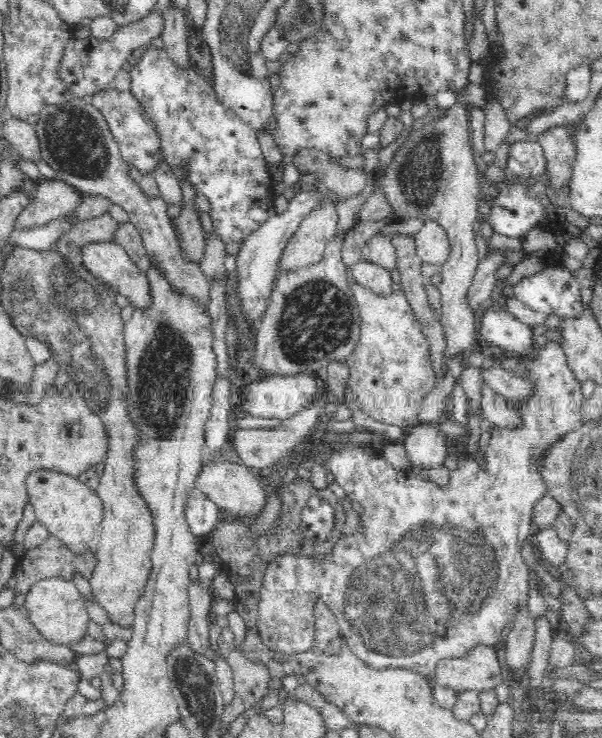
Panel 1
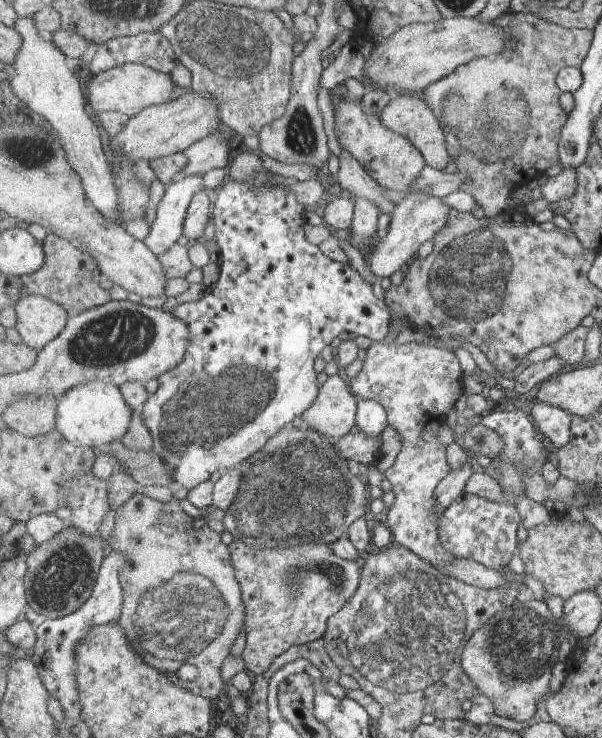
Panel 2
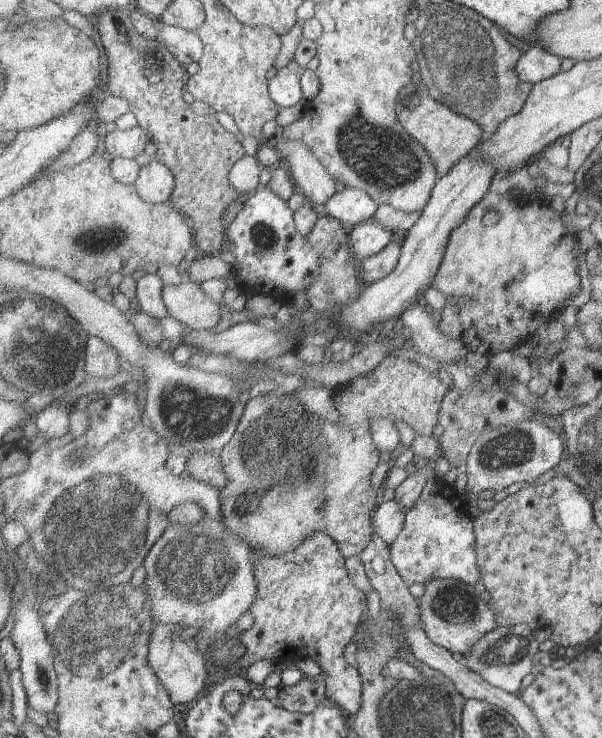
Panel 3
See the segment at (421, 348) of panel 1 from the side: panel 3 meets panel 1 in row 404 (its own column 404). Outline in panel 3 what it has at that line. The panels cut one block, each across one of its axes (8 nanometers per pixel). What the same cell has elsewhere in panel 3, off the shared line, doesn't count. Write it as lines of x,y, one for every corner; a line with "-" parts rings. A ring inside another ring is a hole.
404,354
397,358
387,357
387,360
384,360
383,364
380,364
376,369
377,372
373,372
375,373
375,376
371,382
364,378
370,377
372,374
369,374
369,376
363,375
348,387
345,387
344,390
336,393
335,399
337,400
340,411
343,416
345,416
343,422
333,422
332,420
324,419
322,416
315,415
309,410
306,404
303,404
299,395
295,393
286,397
285,395
275,396
271,392
263,392
257,396
257,398
248,399
246,410
238,424
238,430
235,431
234,437
230,442
220,451
226,475
230,480
230,483
227,484
226,488
221,492
223,508
222,521
231,532
235,535
239,535
240,539
243,539
247,544
250,544
255,553
280,557
285,553
295,552
295,549
299,548
306,540
309,540
319,532
324,532
333,538
344,556
349,558
355,555
359,556
361,550
367,548
367,545
375,538
376,532
373,520
377,509
375,508
375,506
377,506
377,492
372,485
372,474
379,464
379,450
372,437
370,429
371,420
376,417
402,419
415,430
416,436
431,437
433,430
435,430
435,426
439,424
439,408
441,408
441,402
443,402
447,390
450,390
445,382
439,381
435,372
430,372
427,368
421,367
421,365
417,364
415,361
407,359

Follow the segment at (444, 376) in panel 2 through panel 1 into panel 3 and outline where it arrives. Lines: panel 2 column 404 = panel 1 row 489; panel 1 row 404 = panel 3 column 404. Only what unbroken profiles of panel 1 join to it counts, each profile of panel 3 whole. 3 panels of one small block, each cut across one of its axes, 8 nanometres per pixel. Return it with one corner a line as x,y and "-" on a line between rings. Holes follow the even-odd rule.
431,478
416,504
406,510
404,517
403,530
391,545
391,559
407,586
417,583
426,584
435,579
455,579
467,584
483,580
478,566
474,518
467,516
467,512
461,506
461,498
452,486
448,486
439,478

